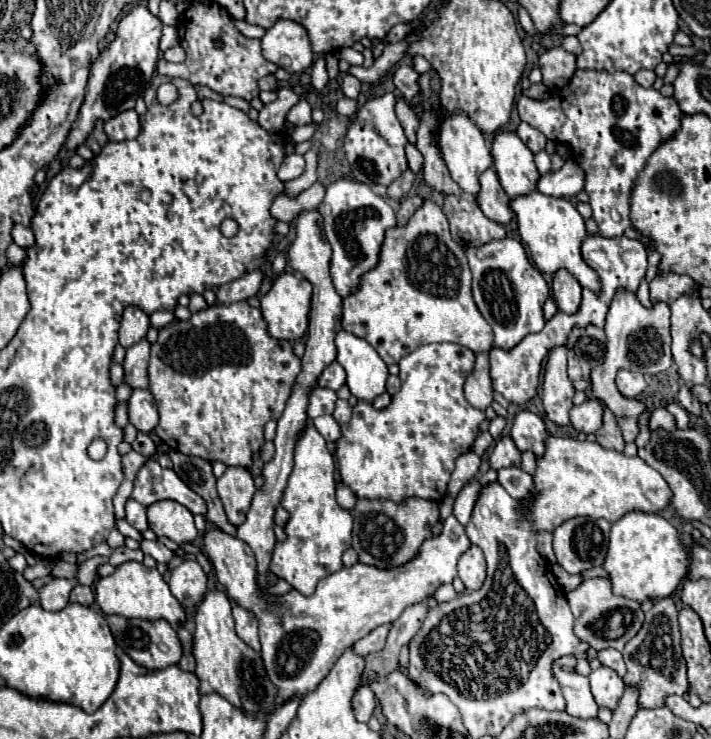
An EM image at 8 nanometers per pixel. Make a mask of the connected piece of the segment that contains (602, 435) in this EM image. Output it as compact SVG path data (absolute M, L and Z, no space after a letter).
M603 406L604 410L604 425L596 431L596 441L604 447L604 449L614 449L614 451L622 451L624 449L624 439L620 433L620 427L616 425L614 415L608 411L607 407Z

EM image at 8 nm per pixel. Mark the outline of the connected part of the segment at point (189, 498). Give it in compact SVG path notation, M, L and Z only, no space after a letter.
M148 459L134 479L134 491L132 497L142 503L144 507L162 501L172 499L190 509L194 515L206 513L206 503L200 495L196 495L178 475L174 469L164 469L158 465L158 461Z

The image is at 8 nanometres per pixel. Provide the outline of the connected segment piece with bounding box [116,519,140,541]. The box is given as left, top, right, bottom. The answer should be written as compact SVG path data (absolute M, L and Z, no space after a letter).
M116 519L116 529L124 535L124 537L132 537L132 539L140 539L140 533L126 521L126 519Z

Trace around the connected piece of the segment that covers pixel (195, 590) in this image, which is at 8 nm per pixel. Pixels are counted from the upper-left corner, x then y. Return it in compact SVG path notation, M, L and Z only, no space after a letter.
M184 560L172 570L168 585L184 607L194 607L206 593L206 573L196 565L196 560Z

